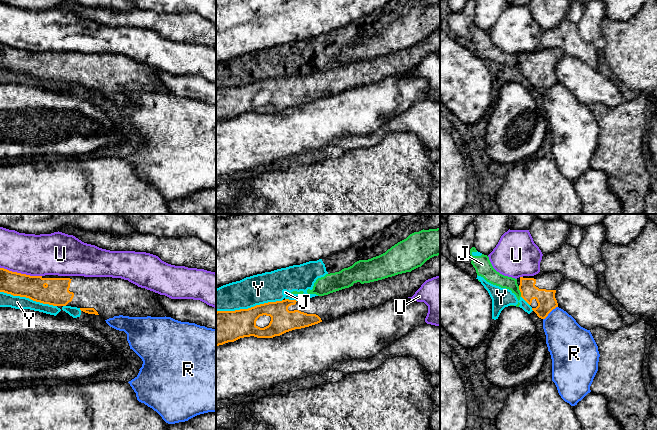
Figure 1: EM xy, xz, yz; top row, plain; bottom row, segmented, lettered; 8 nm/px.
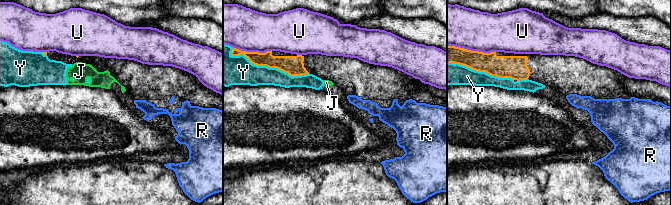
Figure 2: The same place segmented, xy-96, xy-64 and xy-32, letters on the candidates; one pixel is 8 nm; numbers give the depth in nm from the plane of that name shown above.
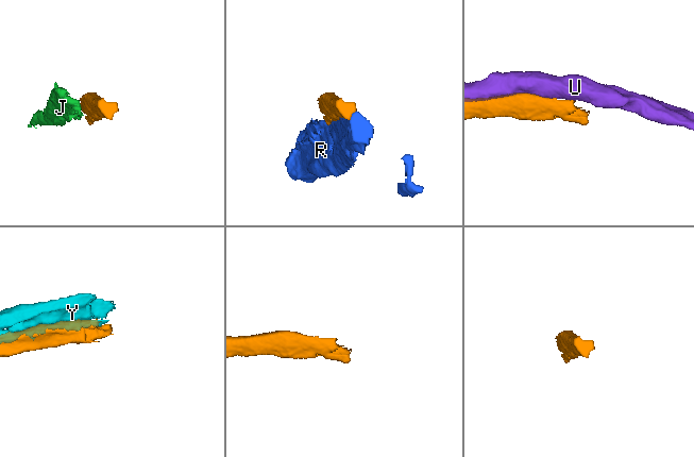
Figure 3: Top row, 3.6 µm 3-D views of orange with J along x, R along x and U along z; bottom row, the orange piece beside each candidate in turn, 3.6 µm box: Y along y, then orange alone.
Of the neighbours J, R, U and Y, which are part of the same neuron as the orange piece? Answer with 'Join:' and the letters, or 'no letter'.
Join: no letter

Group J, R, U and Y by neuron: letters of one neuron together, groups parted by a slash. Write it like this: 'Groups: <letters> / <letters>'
Groups: J Y / R / U

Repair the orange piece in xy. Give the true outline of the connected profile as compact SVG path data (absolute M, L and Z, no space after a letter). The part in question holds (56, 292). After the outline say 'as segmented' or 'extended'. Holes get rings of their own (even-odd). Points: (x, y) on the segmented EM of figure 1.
M0 268L0 292L26 297L33 301L53 306L77 307L85 313L99 315L105 320L119 315L129 317L169 317L158 302L158 293L138 287L121 278L58 275L30 276Z; extended

